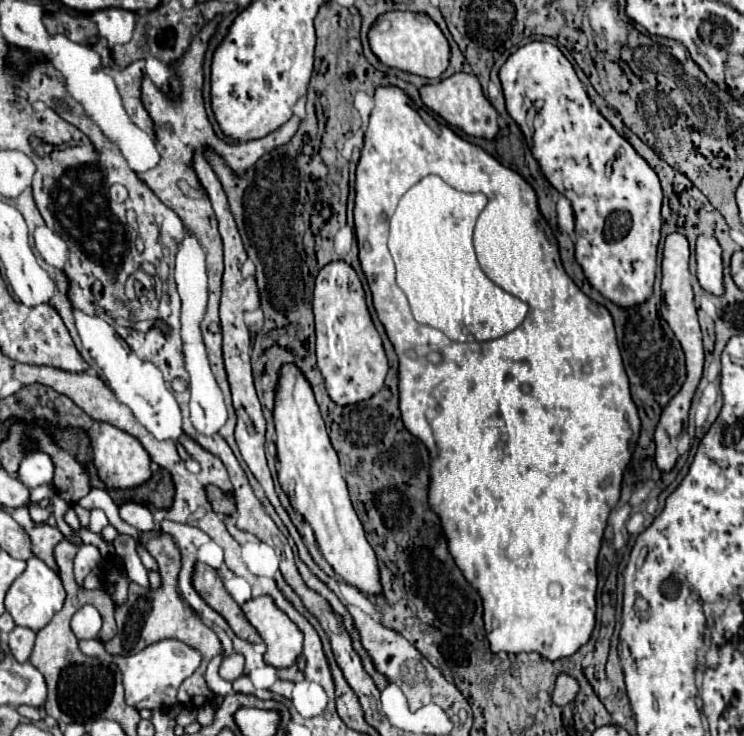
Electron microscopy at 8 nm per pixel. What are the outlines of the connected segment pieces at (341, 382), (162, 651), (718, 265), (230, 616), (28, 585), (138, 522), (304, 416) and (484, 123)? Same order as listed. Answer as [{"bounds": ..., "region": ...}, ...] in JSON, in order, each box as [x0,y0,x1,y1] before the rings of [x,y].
[{"bounds":[313,262,389,406],"region":[[[331,262],[319,272],[313,296],[313,314],[317,334],[317,366],[325,378],[331,400],[345,406],[367,400],[379,392],[389,366],[381,338],[365,304],[361,280],[347,262]]]},{"bounds":[79,638,201,710],"region":[[[97,638],[91,640],[79,640],[79,650],[87,656],[97,656],[105,662],[113,662],[123,672],[123,686],[125,686],[125,702],[137,710],[141,708],[171,708],[177,704],[177,688],[179,684],[189,678],[201,664],[199,650],[191,650],[185,642],[175,642],[173,638],[167,638],[163,642],[155,642],[155,646],[147,646],[141,652],[133,656],[111,656],[103,642]]]},{"bounds":[697,236,725,296],"region":[[[699,236],[697,240],[697,278],[705,292],[713,296],[725,292],[721,246],[711,236]]]},{"bounds":[193,564,263,644],"region":[[[197,564],[193,586],[207,600],[207,604],[211,608],[215,608],[229,622],[229,626],[233,628],[233,632],[239,638],[249,640],[253,644],[263,642],[259,638],[259,632],[247,622],[247,618],[245,618],[243,610],[239,608],[239,604],[233,600],[233,596],[223,586],[223,580],[219,578],[219,574],[217,574],[215,568],[211,568],[207,564]]]},{"bounds":[5,556,65,630],"region":[[[34,556],[26,561],[25,572],[11,584],[5,596],[5,610],[13,616],[17,626],[25,626],[31,630],[41,630],[49,624],[49,620],[63,608],[65,588],[60,576],[41,559]]]},{"bounds":[121,502,155,532],"region":[[[127,502],[121,506],[121,518],[131,524],[133,528],[137,528],[139,532],[149,532],[155,530],[155,520],[153,520],[153,512],[139,502]]]},{"bounds":[275,364,381,596],"region":[[[285,364],[279,376],[279,388],[275,396],[275,430],[277,430],[277,456],[279,456],[279,482],[287,492],[293,508],[303,514],[321,546],[323,558],[333,570],[351,586],[377,596],[381,592],[377,558],[369,546],[363,526],[351,506],[343,470],[333,450],[325,422],[319,414],[309,382],[295,368]]]},{"bounds":[421,74,499,138],"region":[[[453,74],[447,80],[439,84],[429,84],[421,88],[421,98],[425,106],[435,110],[439,116],[443,116],[451,126],[461,128],[469,136],[477,138],[495,138],[499,134],[499,124],[497,124],[497,110],[495,106],[485,98],[483,88],[477,80],[475,74]]]}]

